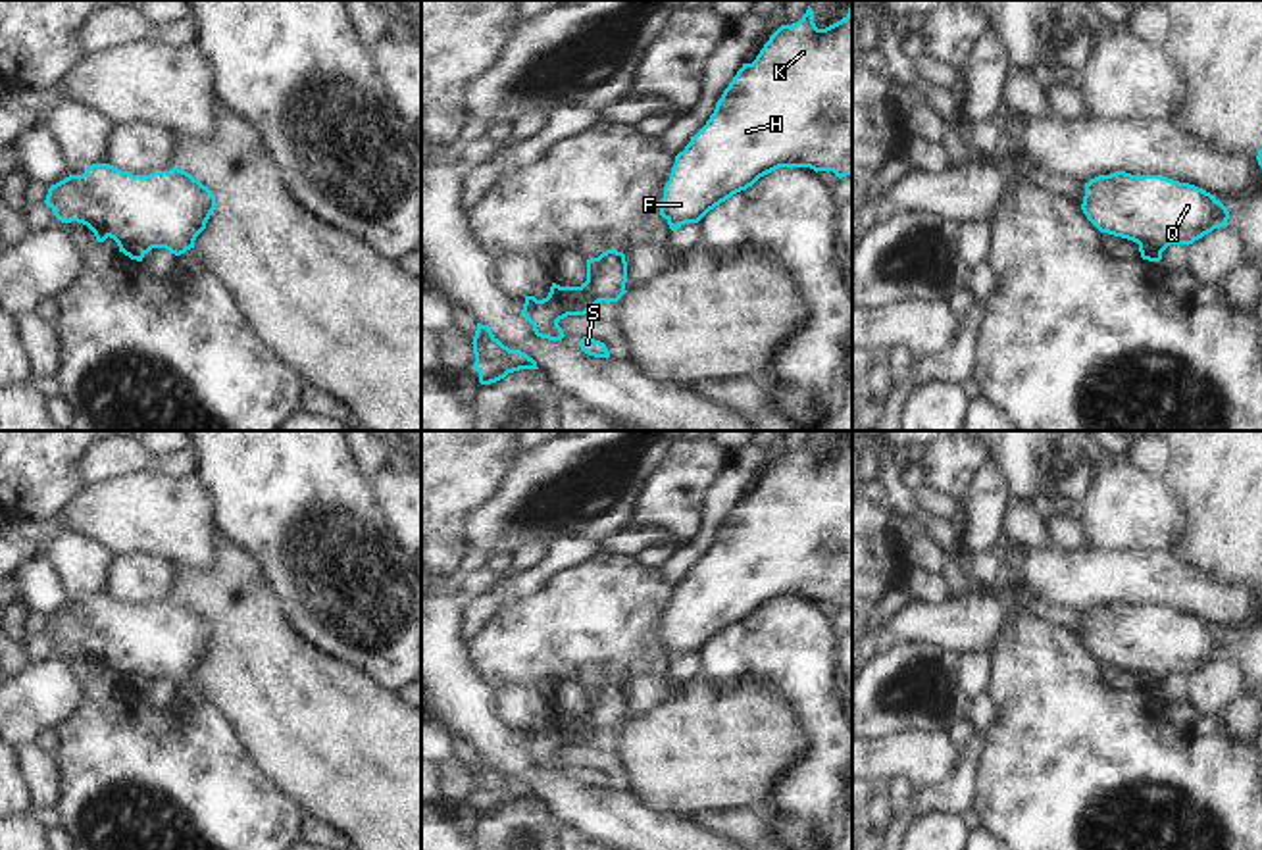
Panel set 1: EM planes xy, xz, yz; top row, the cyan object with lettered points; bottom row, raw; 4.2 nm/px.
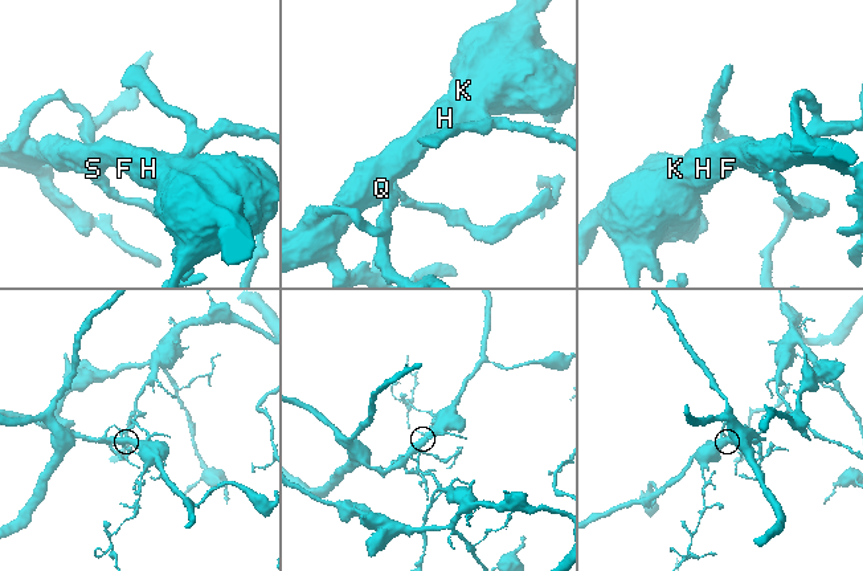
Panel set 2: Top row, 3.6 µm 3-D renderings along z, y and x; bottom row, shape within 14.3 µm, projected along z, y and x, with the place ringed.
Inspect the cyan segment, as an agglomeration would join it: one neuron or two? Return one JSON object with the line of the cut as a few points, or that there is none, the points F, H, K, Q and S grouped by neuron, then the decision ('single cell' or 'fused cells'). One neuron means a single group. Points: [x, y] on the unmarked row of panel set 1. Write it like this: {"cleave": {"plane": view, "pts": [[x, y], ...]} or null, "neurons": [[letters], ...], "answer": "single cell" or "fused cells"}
{"cleave": {"plane": "xz", "pts": [[572, 718], [576, 725], [585, 729], [585, 743]]}, "neurons": [["F", "H", "K", "Q"], ["S"]], "answer": "fused cells"}

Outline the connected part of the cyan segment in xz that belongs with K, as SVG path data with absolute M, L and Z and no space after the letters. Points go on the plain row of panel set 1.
M808 437L800 452L781 456L756 490L743 494L706 556L675 587L660 646L675 663L779 598L852 606L852 437L825 460L816 458Z

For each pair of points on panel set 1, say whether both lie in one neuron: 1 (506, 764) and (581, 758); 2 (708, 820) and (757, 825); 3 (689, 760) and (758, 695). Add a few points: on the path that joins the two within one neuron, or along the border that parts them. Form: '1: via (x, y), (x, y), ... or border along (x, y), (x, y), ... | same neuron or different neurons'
1: border along (566, 766), (580, 770) | different neurons
2: via (720, 824), (745, 825) | same neuron
3: via (706, 747), (741, 712) | same neuron

